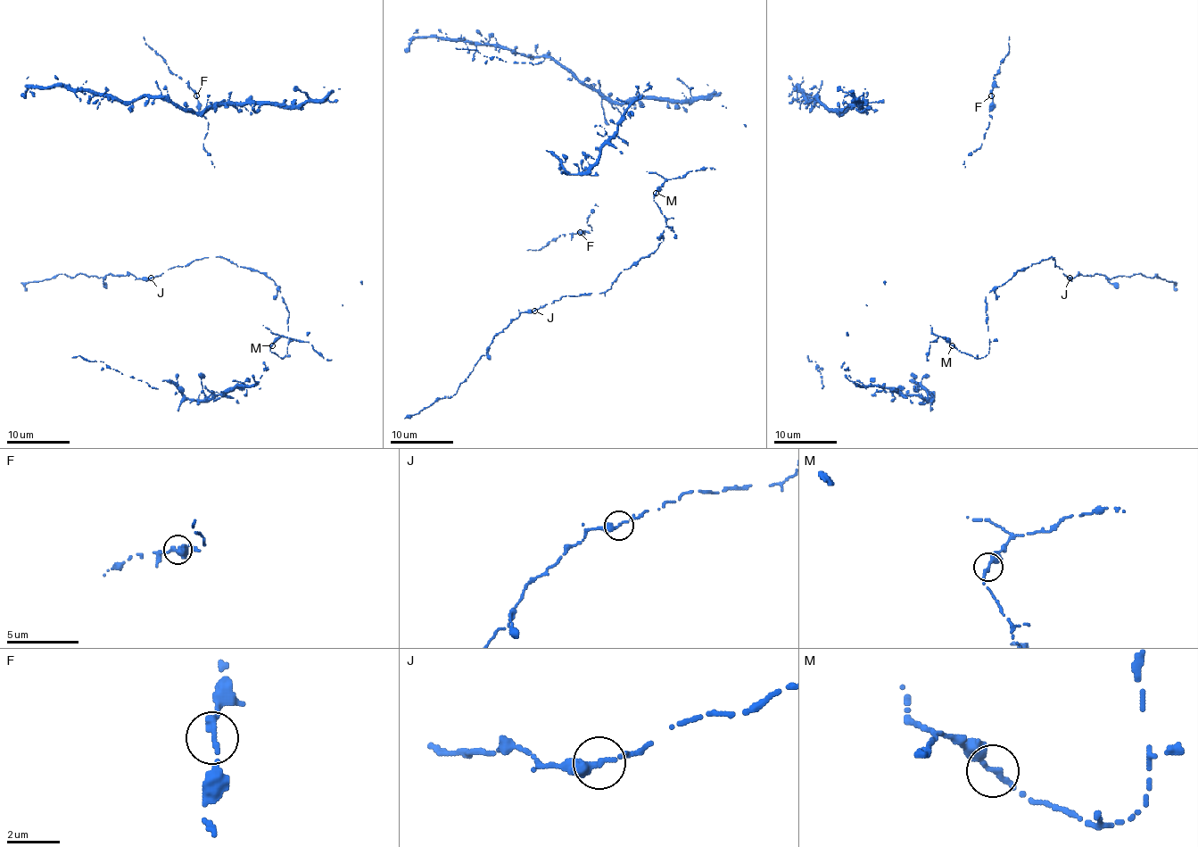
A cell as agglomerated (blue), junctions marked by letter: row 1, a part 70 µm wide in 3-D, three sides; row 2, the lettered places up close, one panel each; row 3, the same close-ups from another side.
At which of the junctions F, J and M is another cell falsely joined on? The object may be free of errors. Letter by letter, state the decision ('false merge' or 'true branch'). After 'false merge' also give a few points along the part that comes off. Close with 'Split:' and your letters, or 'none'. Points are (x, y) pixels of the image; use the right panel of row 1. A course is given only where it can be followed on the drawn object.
F: true branch
J: true branch
M: true branch
Split: none

